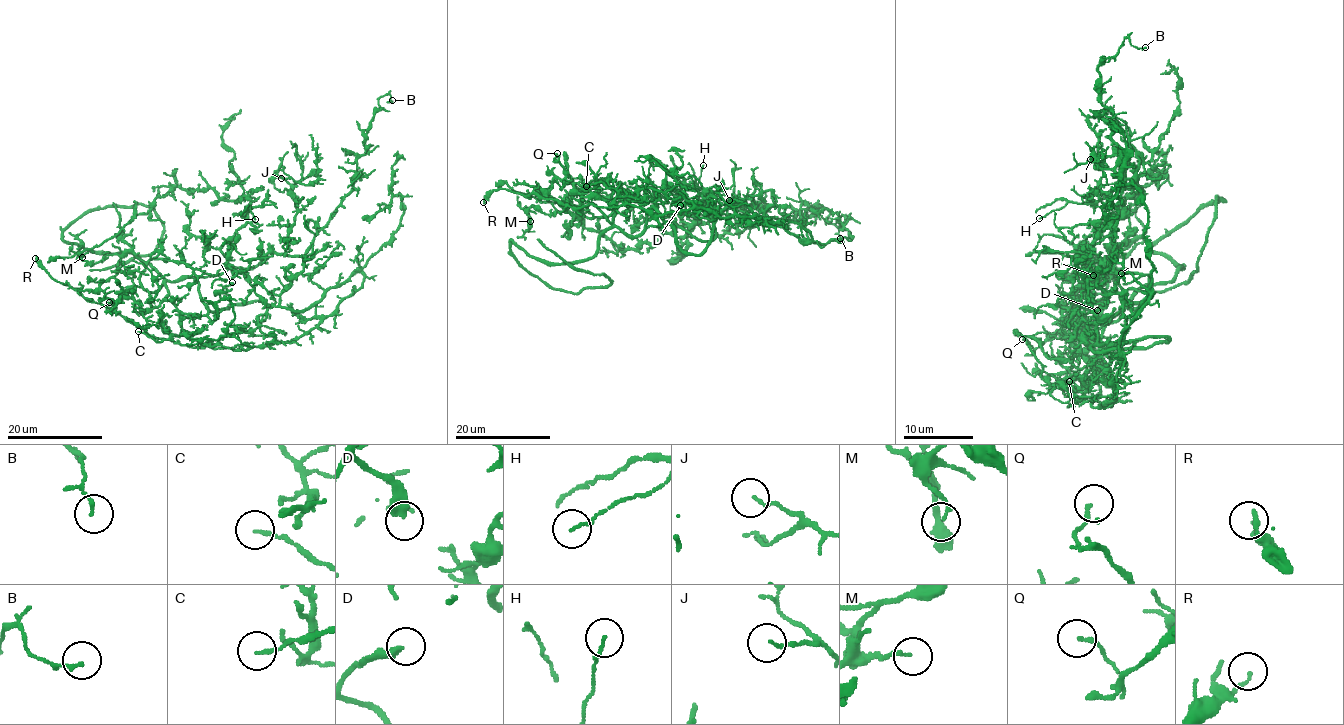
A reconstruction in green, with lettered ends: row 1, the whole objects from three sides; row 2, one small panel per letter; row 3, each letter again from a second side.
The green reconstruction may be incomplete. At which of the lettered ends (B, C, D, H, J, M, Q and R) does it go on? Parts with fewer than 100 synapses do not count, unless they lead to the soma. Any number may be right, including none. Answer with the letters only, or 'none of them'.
none of them

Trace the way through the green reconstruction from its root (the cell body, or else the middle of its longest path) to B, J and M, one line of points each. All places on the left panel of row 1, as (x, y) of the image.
B: (263, 301), (211, 311), (198, 278), (254, 268), (268, 253), (303, 256), (353, 186), (378, 99), (392, 100)
J: (263, 301), (211, 311), (198, 278), (285, 253), (298, 213), (290, 191), (317, 176), (307, 184), (281, 178)
M: (263, 301), (211, 311), (194, 277), (147, 292), (140, 282), (145, 265), (132, 252), (95, 263), (82, 257)

